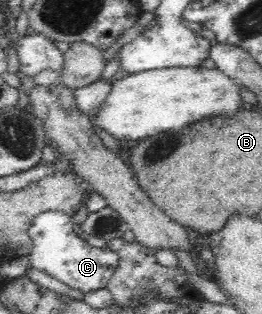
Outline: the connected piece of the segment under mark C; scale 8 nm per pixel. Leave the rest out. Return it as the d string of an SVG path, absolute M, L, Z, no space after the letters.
M45 211L33 218L28 228L32 240L28 255L31 266L84 294L106 287L117 269L117 253L108 247L99 248L87 244L73 231L74 221L67 213Z

